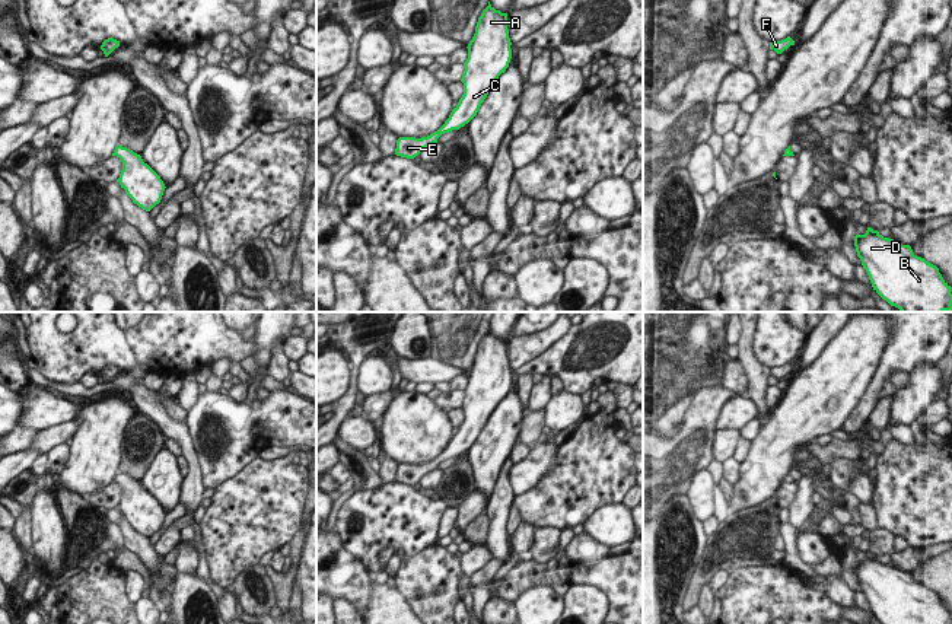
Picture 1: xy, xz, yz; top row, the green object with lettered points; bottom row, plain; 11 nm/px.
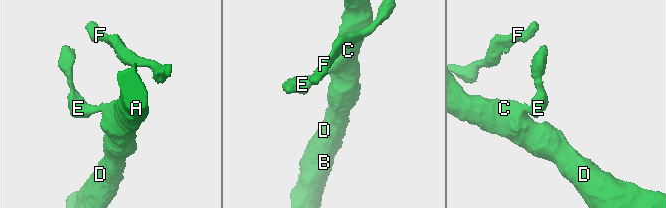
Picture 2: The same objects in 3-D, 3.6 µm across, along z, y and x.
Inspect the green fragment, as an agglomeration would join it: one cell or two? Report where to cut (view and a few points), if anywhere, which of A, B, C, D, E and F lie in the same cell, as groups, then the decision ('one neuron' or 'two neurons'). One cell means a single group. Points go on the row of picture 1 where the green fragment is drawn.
cut none; groups A B C D E F; one neuron

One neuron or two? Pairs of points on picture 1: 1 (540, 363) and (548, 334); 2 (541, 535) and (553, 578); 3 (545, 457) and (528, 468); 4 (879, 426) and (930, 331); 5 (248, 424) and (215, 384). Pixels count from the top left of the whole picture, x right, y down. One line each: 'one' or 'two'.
1: two
2: two
3: one
4: two
5: two

